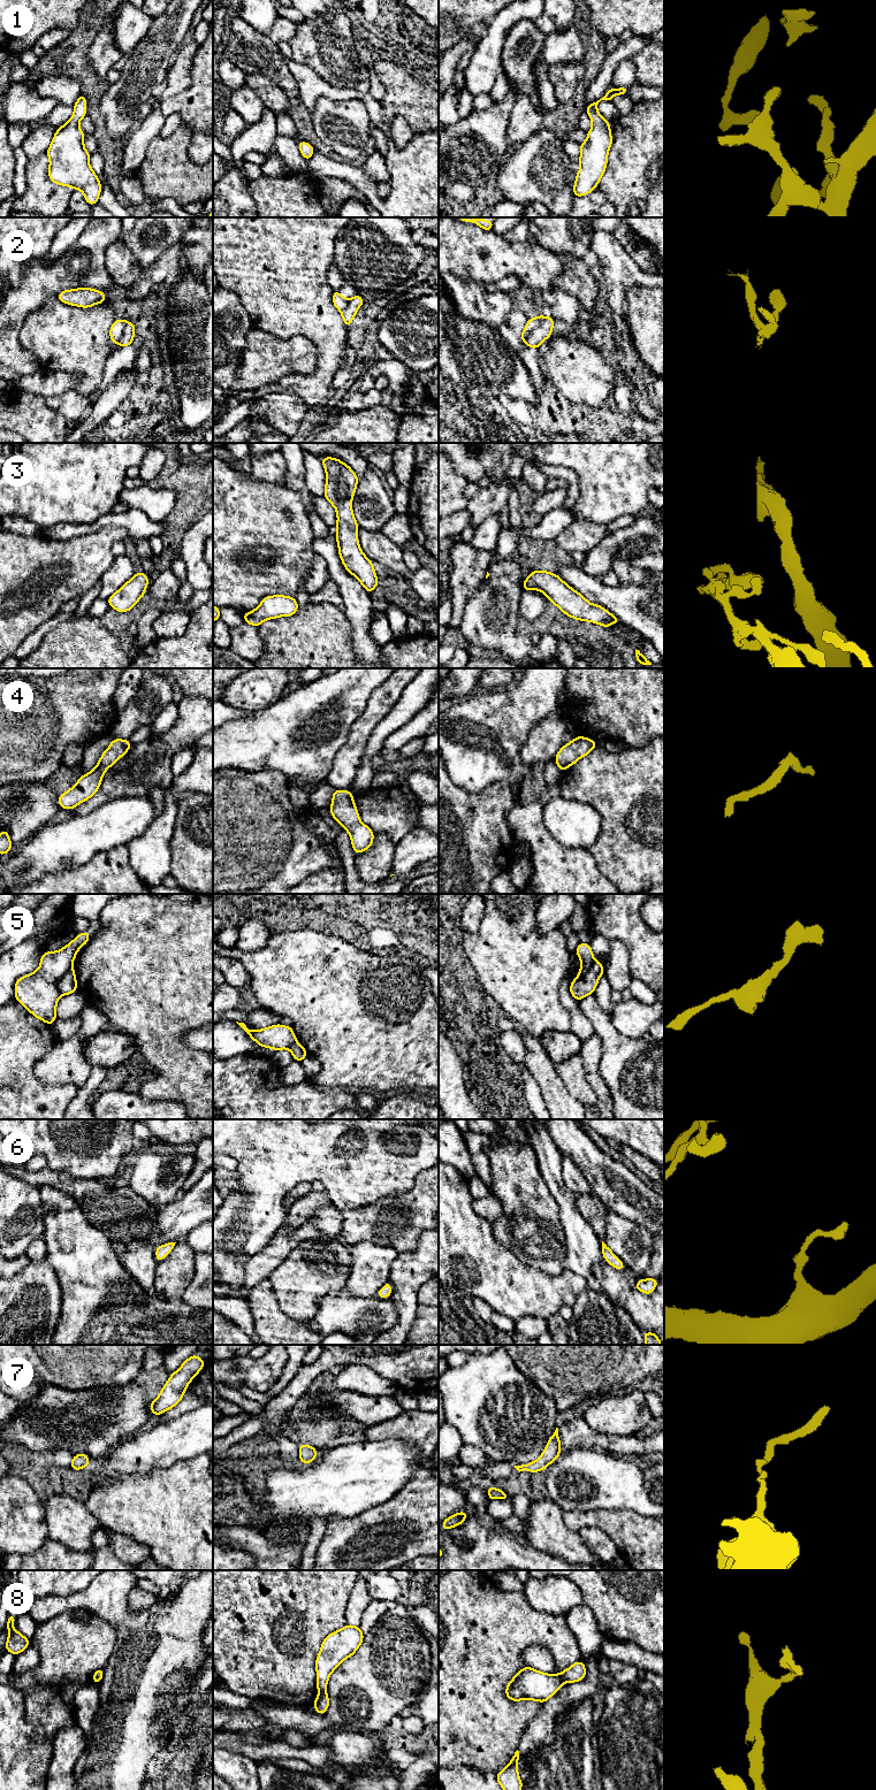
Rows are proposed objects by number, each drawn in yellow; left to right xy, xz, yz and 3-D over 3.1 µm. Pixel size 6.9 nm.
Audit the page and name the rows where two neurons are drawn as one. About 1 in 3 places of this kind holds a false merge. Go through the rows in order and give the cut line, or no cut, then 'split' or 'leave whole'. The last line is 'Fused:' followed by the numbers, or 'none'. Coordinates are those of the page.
1: cut none; leave whole
2: cut yz (543, 316), (542, 321), (524, 342); split
3: cut none; leave whole
4: cut none; leave whole
5: cut xy (71, 965), (58, 983), (60, 994); split
6: cut none; leave whole
7: cut none; leave whole
8: cut yz (557, 1675), (563, 1682); split
Fused: 2, 5, 8

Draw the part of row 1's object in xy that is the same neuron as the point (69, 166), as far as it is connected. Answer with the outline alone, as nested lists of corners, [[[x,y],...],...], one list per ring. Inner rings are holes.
[[[81,94],[74,105],[74,115],[56,129],[46,154],[49,158],[49,179],[81,190],[85,201],[92,206],[98,202],[101,184],[89,163],[90,153],[84,147],[85,133],[78,125],[85,116],[86,98]]]

